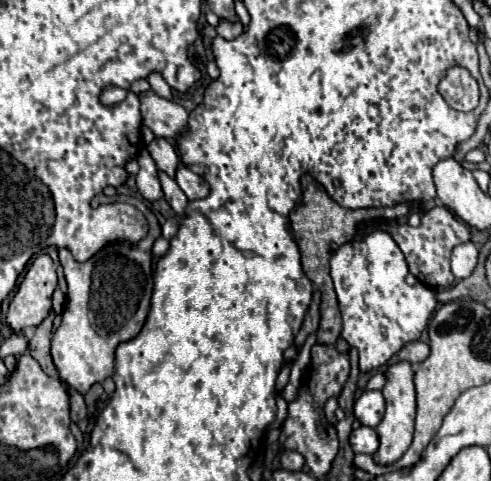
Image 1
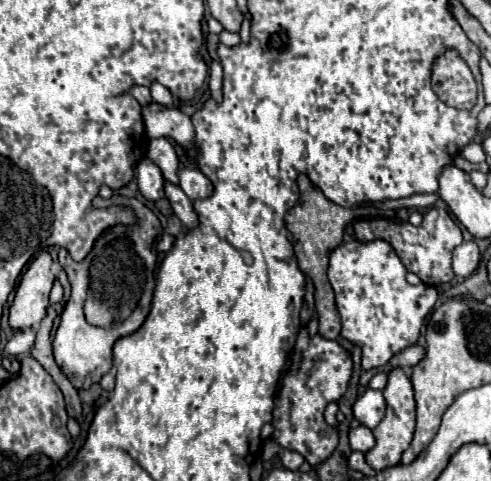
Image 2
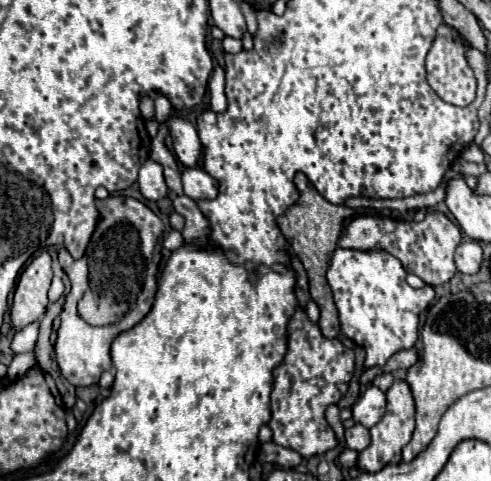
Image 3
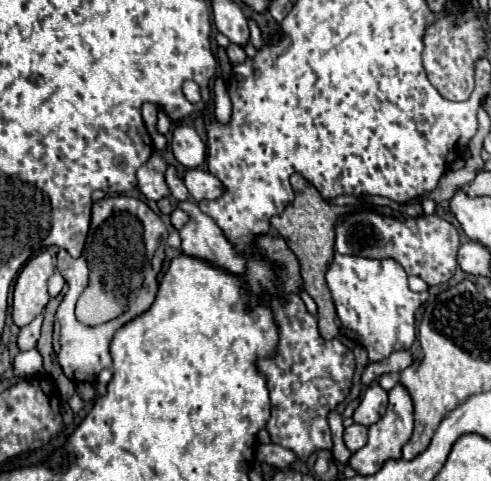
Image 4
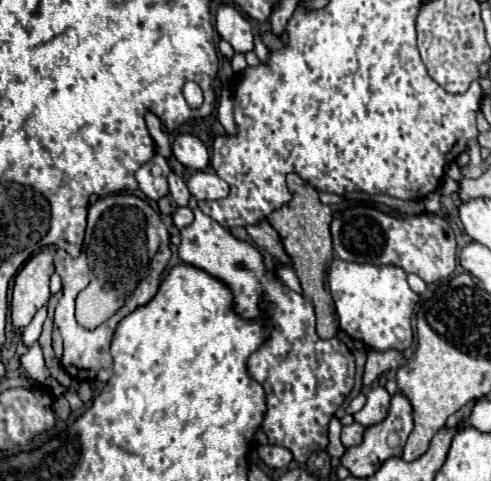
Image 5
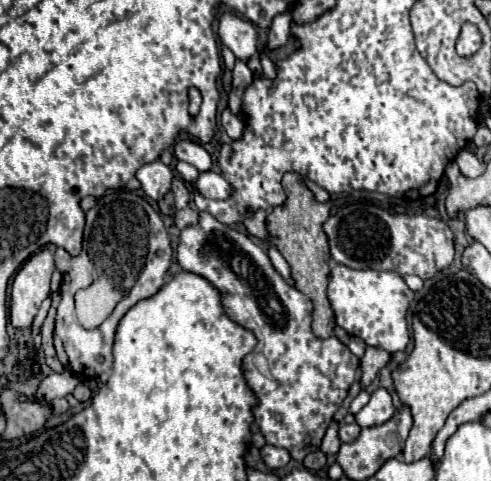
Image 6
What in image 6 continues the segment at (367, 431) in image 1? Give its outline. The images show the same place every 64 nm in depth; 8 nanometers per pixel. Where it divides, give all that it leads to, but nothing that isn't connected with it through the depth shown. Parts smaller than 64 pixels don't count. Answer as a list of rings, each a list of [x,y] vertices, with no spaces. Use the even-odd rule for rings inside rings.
[[[354,422],[354,424],[342,424],[340,426],[340,440],[342,442],[354,442],[358,436],[360,436],[360,426]]]

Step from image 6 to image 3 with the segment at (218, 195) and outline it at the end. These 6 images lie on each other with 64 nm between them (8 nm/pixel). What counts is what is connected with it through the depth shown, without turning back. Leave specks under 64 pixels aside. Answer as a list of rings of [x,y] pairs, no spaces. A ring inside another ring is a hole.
[[[186,168],[182,172],[182,186],[184,186],[184,194],[190,196],[192,200],[216,198],[218,194],[216,180],[208,176],[202,168]]]

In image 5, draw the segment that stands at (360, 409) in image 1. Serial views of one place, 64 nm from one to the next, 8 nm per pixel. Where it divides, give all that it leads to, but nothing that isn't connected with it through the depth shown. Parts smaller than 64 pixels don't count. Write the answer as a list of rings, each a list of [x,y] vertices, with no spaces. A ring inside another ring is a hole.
[[[376,386],[368,392],[366,404],[360,412],[354,414],[354,420],[362,426],[372,426],[378,424],[380,420],[386,418],[388,414],[388,404],[390,404],[390,394],[386,392],[384,386]]]

